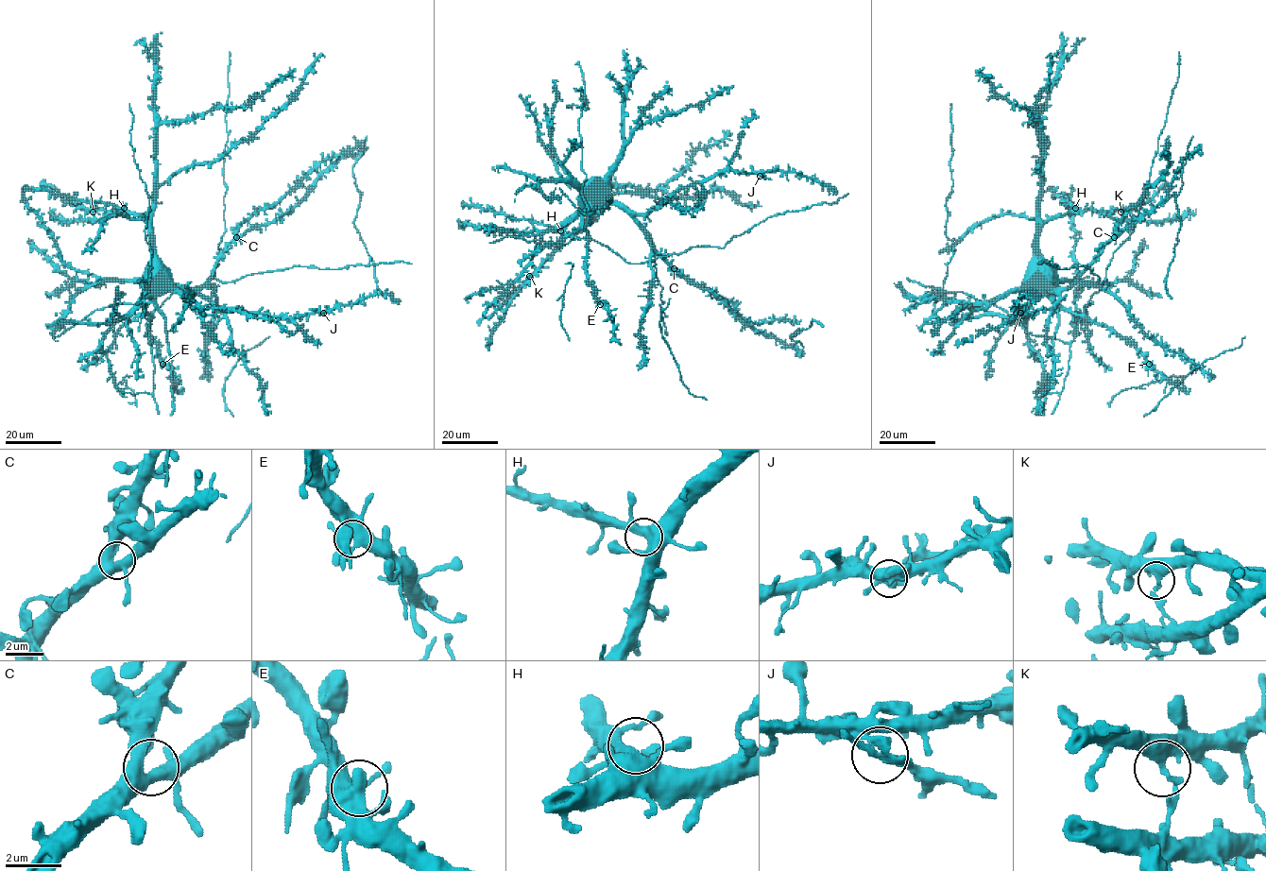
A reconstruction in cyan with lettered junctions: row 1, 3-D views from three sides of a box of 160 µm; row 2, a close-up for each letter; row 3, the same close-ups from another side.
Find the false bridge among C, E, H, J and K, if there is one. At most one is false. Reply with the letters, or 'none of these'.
J

